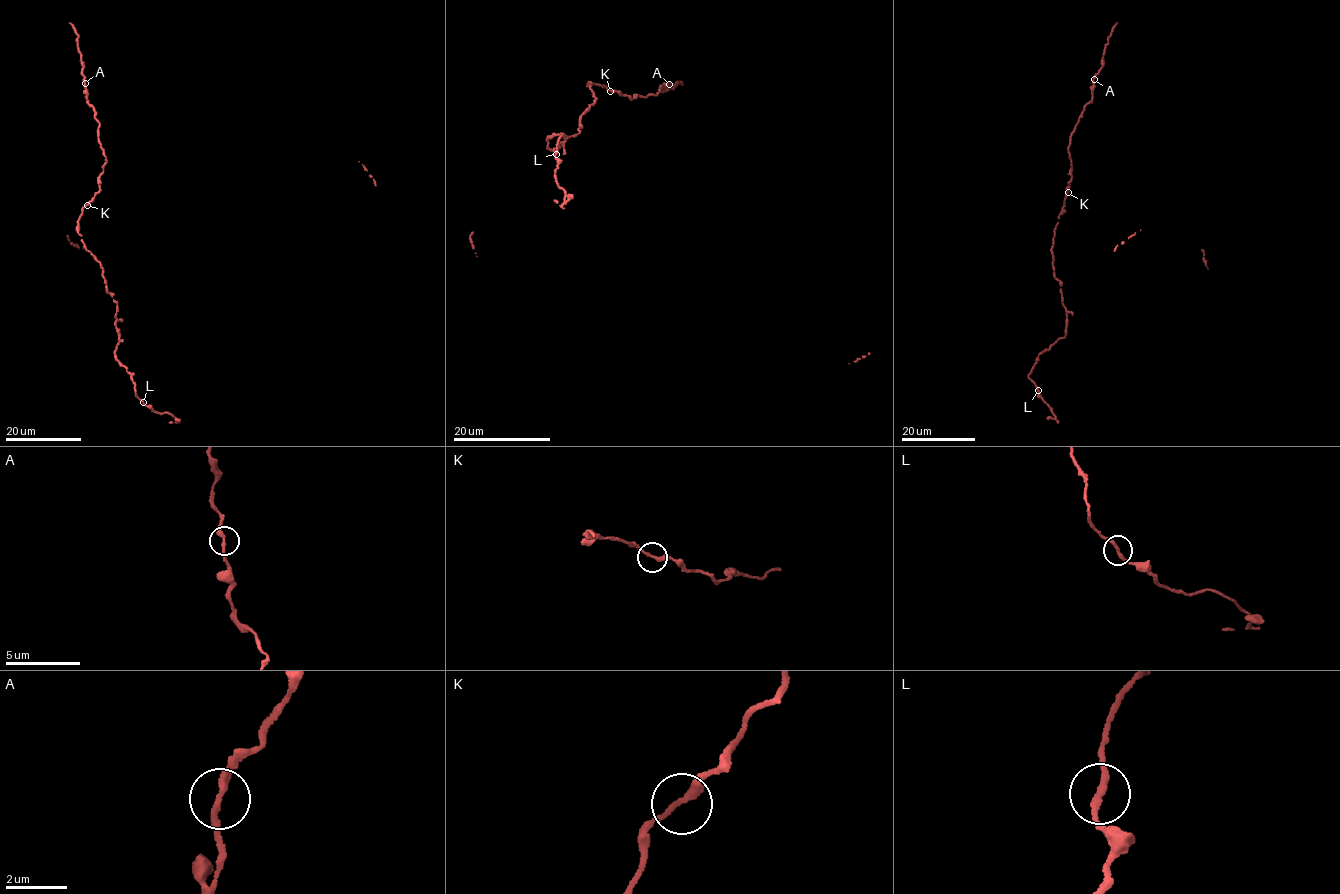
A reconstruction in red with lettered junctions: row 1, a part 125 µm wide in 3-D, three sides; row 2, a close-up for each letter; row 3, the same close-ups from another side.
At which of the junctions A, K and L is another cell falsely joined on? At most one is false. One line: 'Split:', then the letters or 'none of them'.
Split: none of them

